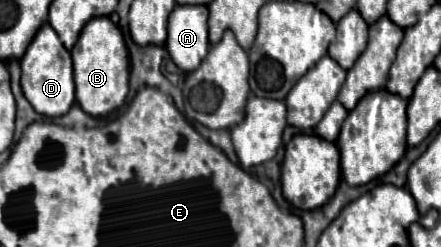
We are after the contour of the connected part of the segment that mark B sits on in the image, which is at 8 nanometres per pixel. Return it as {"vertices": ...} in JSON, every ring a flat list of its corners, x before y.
{"vertices":[[107,16,91,18,71,50,77,104,91,116,105,116,125,104,129,92,129,52,121,30]]}

